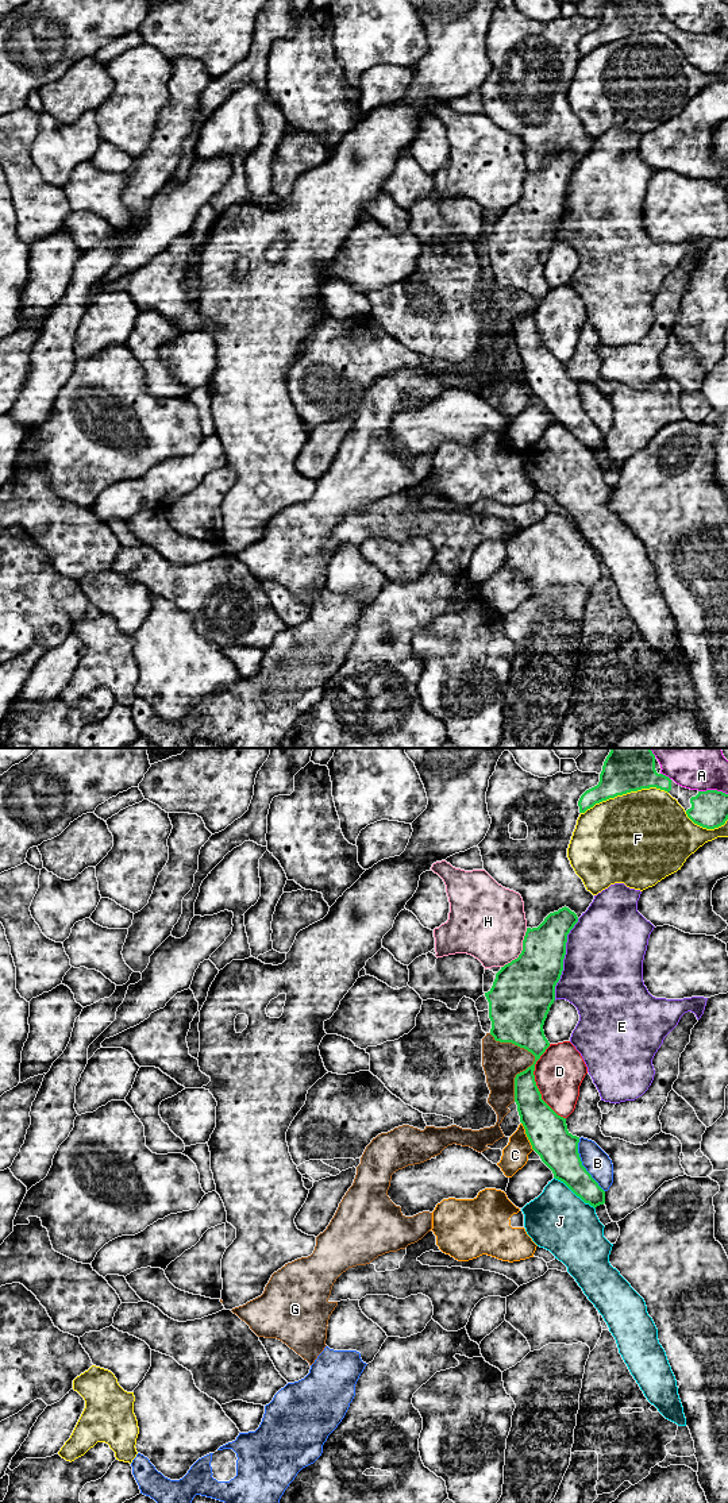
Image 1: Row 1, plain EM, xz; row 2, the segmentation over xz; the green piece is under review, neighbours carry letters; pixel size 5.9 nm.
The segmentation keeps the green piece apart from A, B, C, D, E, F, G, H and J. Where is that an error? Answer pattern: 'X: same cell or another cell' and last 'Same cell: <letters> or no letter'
A: another cell
B: another cell
C: another cell
D: another cell
E: another cell
F: another cell
G: another cell
H: another cell
J: another cell
Same cell: no letter

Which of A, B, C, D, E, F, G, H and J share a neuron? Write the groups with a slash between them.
A / B / C D / E / F / G / H / J

